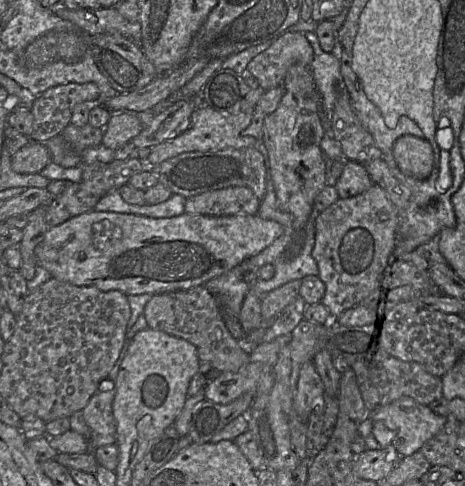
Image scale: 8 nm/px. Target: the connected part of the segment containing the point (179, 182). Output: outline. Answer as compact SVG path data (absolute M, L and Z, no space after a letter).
M254 147L186 152L144 169L149 169L158 178L159 183L167 187L172 194L182 195L185 198L231 186L247 187L259 200L266 192L266 166L263 156Z

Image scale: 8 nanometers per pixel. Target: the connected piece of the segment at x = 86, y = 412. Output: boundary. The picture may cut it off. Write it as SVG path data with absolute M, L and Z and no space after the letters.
M115 386L98 389L82 410L85 422L91 429L89 448L94 450L103 445L116 443L116 421L112 404Z

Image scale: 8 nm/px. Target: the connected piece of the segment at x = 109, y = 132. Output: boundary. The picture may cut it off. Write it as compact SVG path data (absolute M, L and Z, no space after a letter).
M111 112L112 115L104 127L101 145L116 150L131 142L143 129L136 116L124 112Z

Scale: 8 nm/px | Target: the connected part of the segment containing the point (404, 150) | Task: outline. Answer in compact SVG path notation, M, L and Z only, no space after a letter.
M403 135L395 141L393 157L405 175L420 180L428 178L434 167L431 144L424 138L412 135Z

